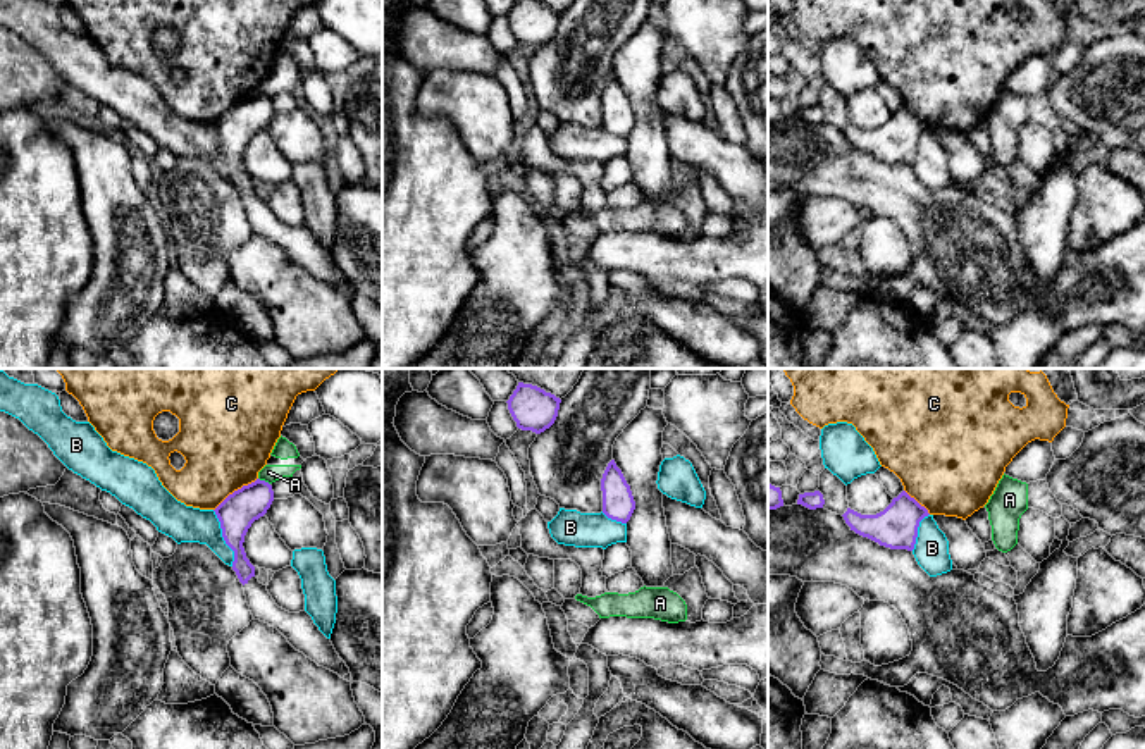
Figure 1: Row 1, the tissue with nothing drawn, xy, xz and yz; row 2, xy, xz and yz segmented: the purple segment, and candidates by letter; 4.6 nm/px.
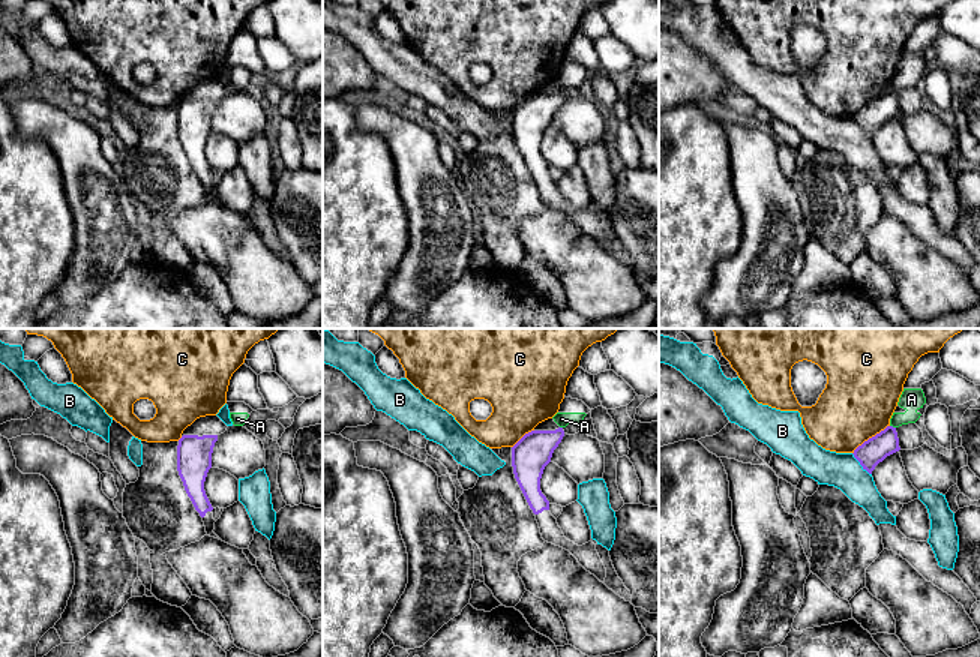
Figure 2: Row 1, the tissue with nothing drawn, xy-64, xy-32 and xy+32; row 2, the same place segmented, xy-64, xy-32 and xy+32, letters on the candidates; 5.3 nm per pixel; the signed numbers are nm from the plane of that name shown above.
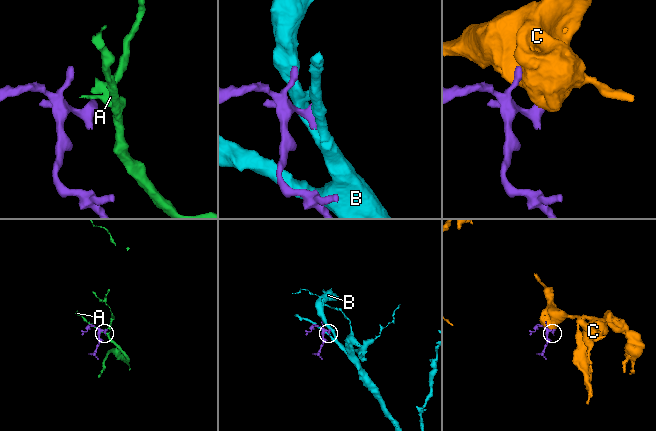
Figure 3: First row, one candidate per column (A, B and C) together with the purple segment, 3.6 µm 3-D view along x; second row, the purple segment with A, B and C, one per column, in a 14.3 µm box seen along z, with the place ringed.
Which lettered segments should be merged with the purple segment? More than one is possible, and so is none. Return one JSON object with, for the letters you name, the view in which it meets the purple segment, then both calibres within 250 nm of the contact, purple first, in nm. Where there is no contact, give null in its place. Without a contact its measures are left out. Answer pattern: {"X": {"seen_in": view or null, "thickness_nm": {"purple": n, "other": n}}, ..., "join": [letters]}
{"join": []}

